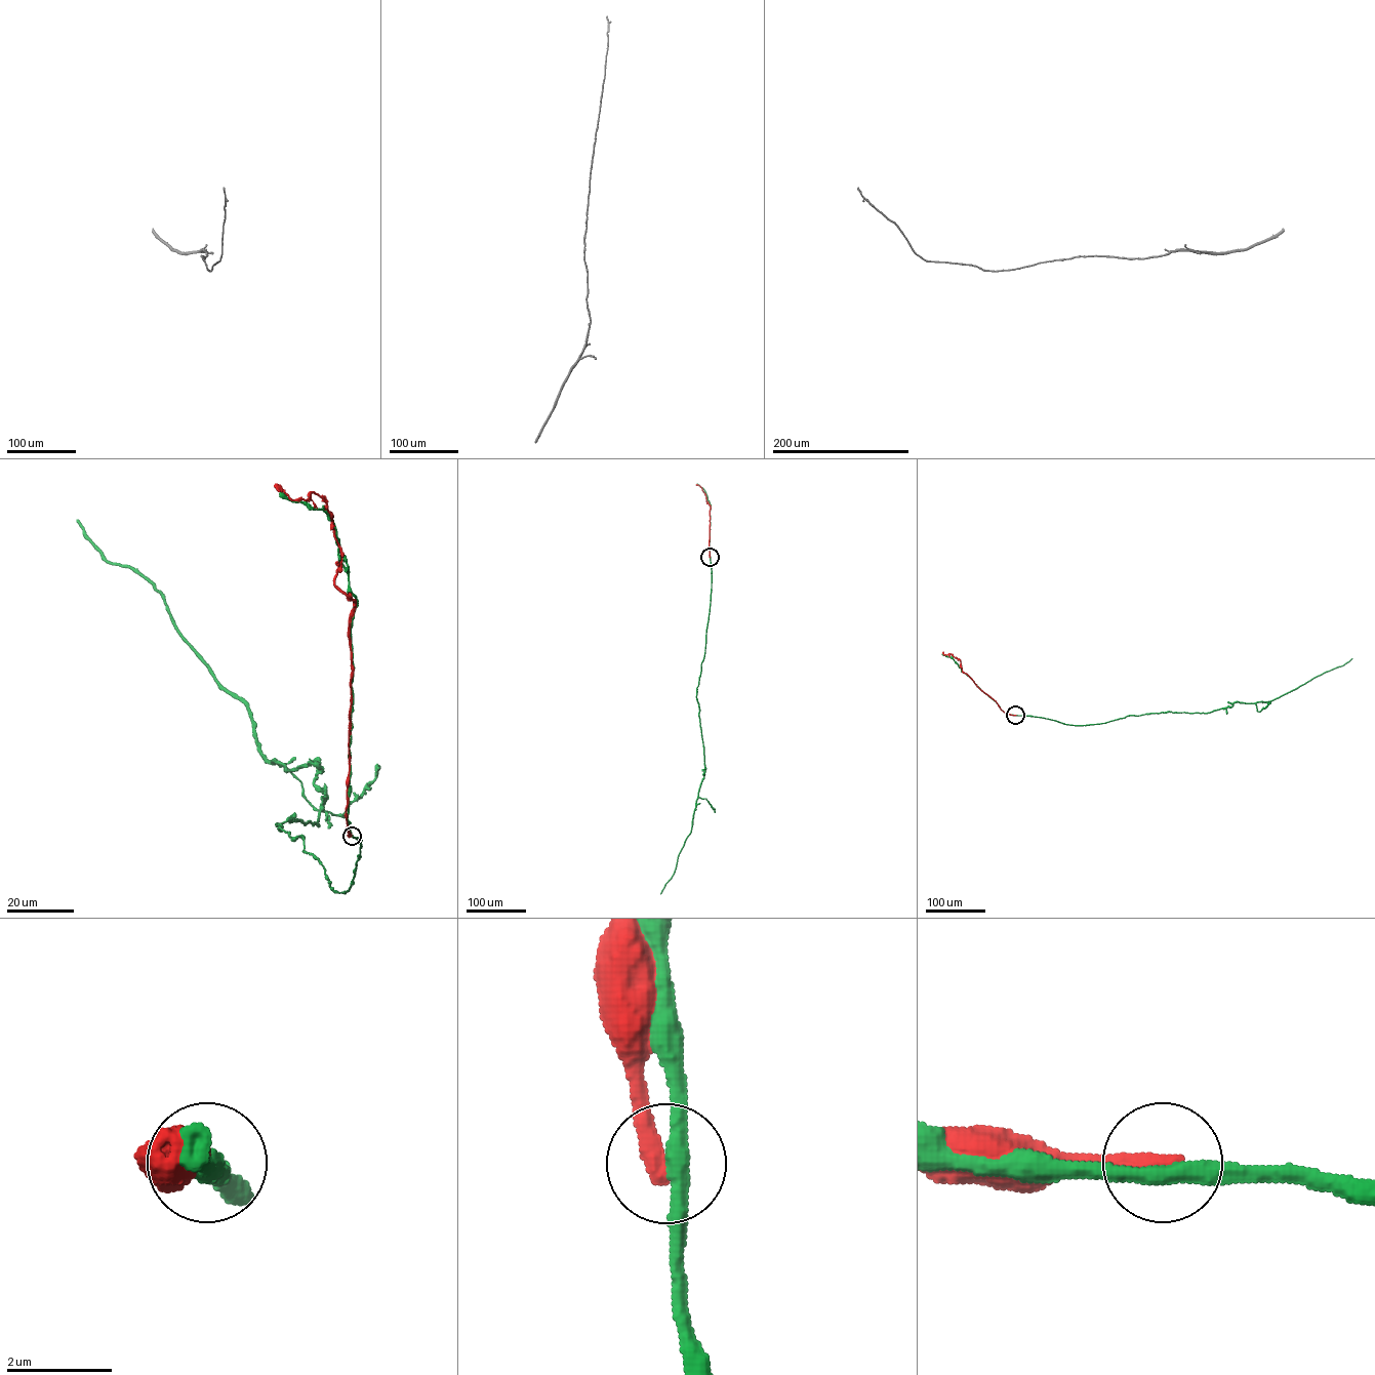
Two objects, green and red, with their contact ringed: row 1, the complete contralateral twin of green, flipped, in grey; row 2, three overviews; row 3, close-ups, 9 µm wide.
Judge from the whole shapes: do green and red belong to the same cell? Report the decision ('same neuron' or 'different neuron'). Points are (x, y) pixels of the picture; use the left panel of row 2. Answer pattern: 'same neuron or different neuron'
different neuron

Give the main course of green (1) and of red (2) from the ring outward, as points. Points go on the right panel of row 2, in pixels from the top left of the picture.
1: (1015, 715), (1086, 725), (1130, 715), (1210, 713), (1231, 706), (1236, 702), (1270, 700), (1351, 658)
2: (1015, 715), (1003, 712), (962, 672), (959, 659), (942, 652)

